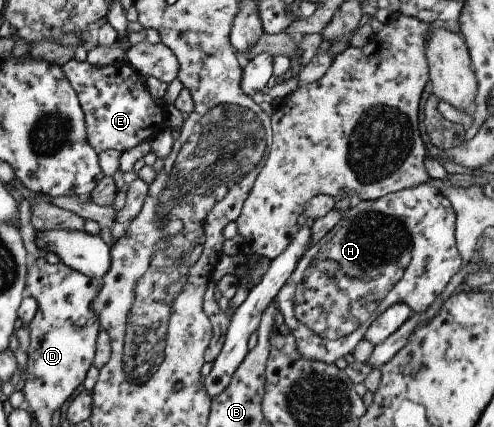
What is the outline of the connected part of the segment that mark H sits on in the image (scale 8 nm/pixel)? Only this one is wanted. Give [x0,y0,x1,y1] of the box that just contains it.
[274,184,464,364]

